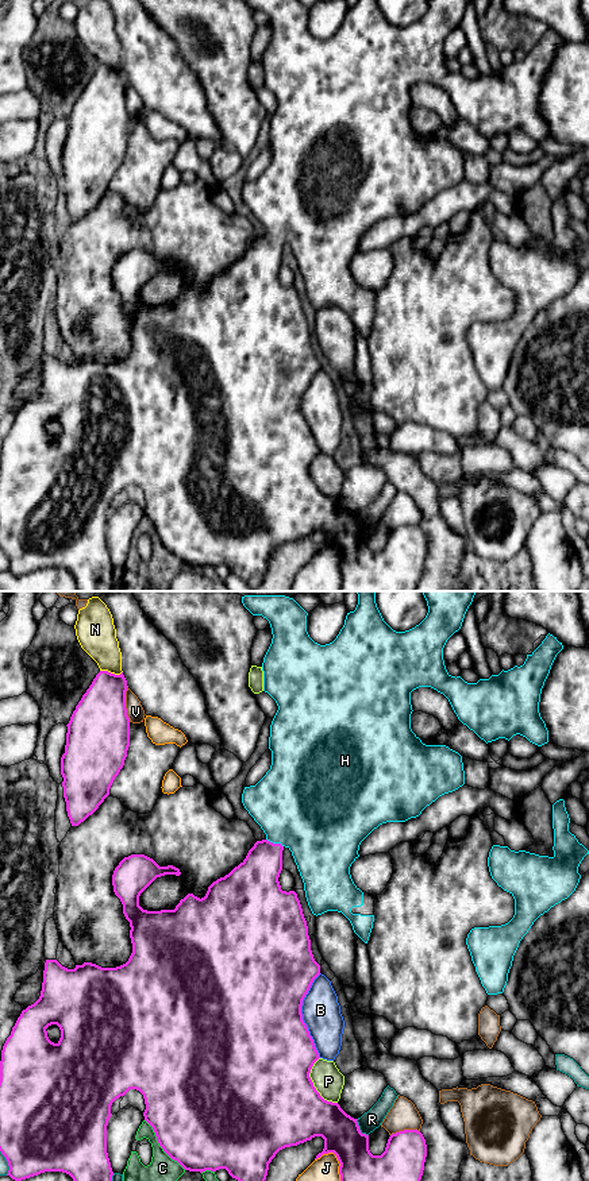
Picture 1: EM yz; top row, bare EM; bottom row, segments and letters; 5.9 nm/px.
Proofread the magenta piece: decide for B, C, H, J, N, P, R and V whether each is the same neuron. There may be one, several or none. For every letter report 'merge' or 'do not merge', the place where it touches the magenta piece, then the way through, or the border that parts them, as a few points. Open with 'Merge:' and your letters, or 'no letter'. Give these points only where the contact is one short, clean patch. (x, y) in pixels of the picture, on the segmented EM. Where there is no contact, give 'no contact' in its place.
Merge: H
B: do not merge; meets magenta in yz at (301, 1015)
C: do not merge; meets magenta in yz at (160, 1145)
H: merge; meets magenta in yz at (274, 844); runs through yz (255, 880), (266, 855), (274, 844), (295, 807)
J: do not merge; meets magenta in yz at (337, 1157)
N: do not merge; meets magenta in yz at (110, 672)
P: do not merge; meets magenta in yz at (312, 1084)
R: do not merge; meets magenta in yz at (358, 1129)
V: do not merge; meets magenta in yz at (124, 703)

